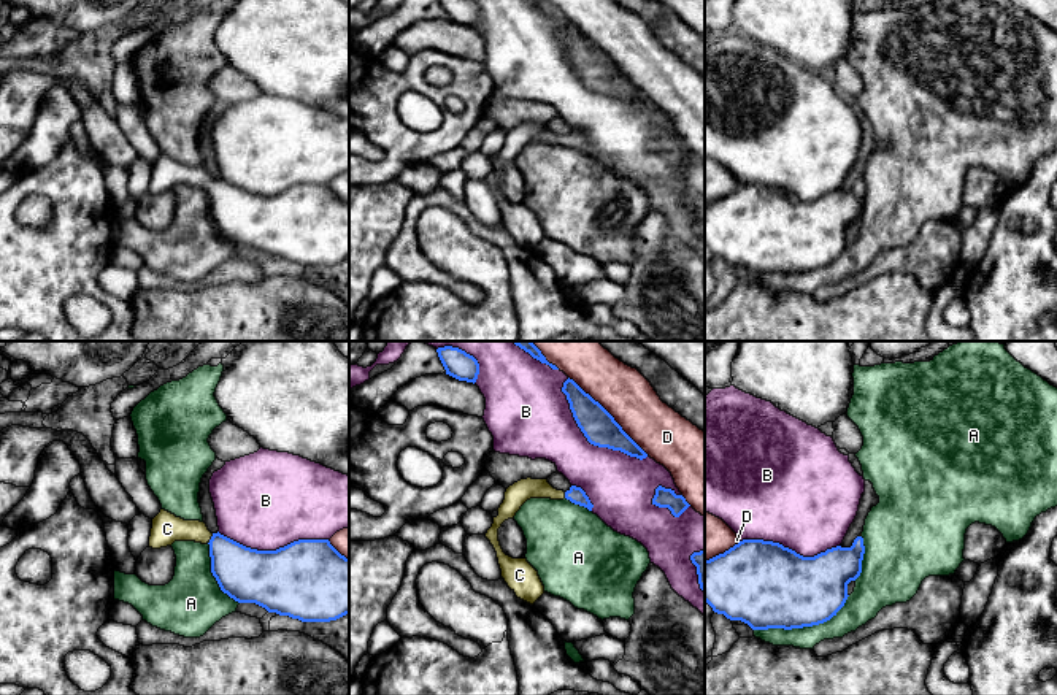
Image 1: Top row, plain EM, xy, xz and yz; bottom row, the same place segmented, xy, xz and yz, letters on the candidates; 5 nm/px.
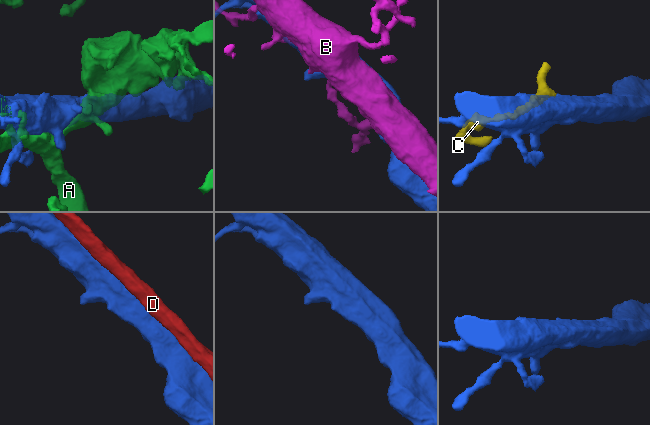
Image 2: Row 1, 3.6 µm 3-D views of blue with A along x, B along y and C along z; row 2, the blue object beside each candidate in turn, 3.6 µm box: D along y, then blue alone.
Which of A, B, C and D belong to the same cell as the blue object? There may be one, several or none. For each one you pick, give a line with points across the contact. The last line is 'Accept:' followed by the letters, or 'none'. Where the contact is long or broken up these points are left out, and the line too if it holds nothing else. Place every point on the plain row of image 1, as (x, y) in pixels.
C: Path across: xy (245, 219), (211, 183), (196, 175), (167, 173)
Accept: C

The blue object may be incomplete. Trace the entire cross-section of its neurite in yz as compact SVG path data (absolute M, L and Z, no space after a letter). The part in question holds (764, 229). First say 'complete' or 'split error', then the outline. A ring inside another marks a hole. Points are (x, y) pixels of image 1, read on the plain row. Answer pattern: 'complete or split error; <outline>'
complete; M863 182L851 192L832 192L814 202L803 202L779 187L743 184L733 192L705 205L705 246L714 257L741 265L752 275L803 273L830 265L848 244L848 228L862 217Z

